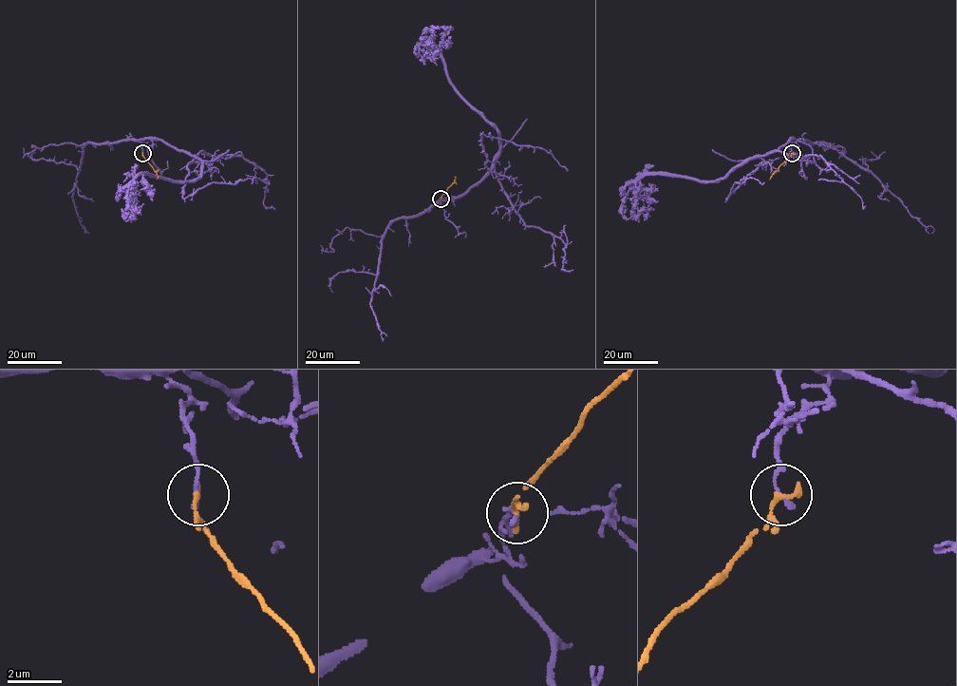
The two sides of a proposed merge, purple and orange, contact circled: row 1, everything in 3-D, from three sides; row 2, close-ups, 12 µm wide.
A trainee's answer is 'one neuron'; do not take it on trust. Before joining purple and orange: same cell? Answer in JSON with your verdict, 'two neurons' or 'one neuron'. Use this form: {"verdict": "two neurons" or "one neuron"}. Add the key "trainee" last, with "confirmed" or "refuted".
{"verdict": "two neurons", "trainee": "refuted"}

